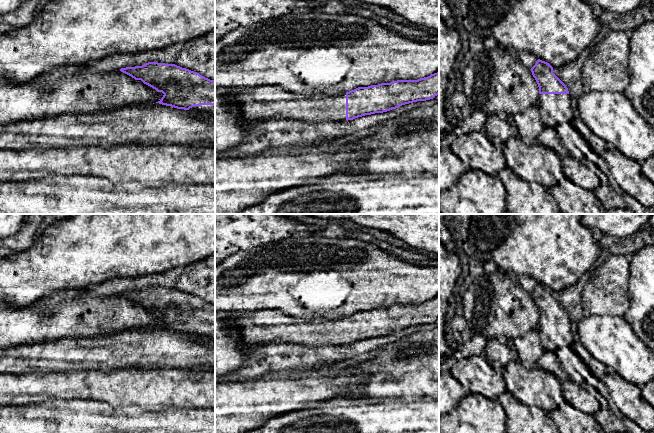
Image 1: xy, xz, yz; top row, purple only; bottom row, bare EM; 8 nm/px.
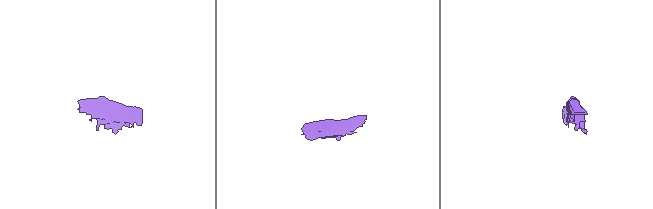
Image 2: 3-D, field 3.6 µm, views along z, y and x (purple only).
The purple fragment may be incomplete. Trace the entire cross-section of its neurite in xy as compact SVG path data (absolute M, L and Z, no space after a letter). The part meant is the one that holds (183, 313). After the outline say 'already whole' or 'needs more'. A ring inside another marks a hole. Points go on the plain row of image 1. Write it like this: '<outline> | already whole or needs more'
M148 286L142 290L121 292L121 296L131 300L135 304L141 304L164 319L160 325L162 329L177 333L189 334L198 338L206 338L210 346L215 348L215 305L203 301L197 296L182 292L175 288Z | needs more

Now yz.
M538 283L531 296L539 311L537 329L543 350L570 348L573 343L571 321L566 309L553 297L553 291Z | needs more

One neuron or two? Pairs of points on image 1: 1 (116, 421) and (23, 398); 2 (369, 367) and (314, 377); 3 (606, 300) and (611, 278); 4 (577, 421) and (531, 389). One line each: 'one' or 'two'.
1: two
2: two
3: one
4: one

